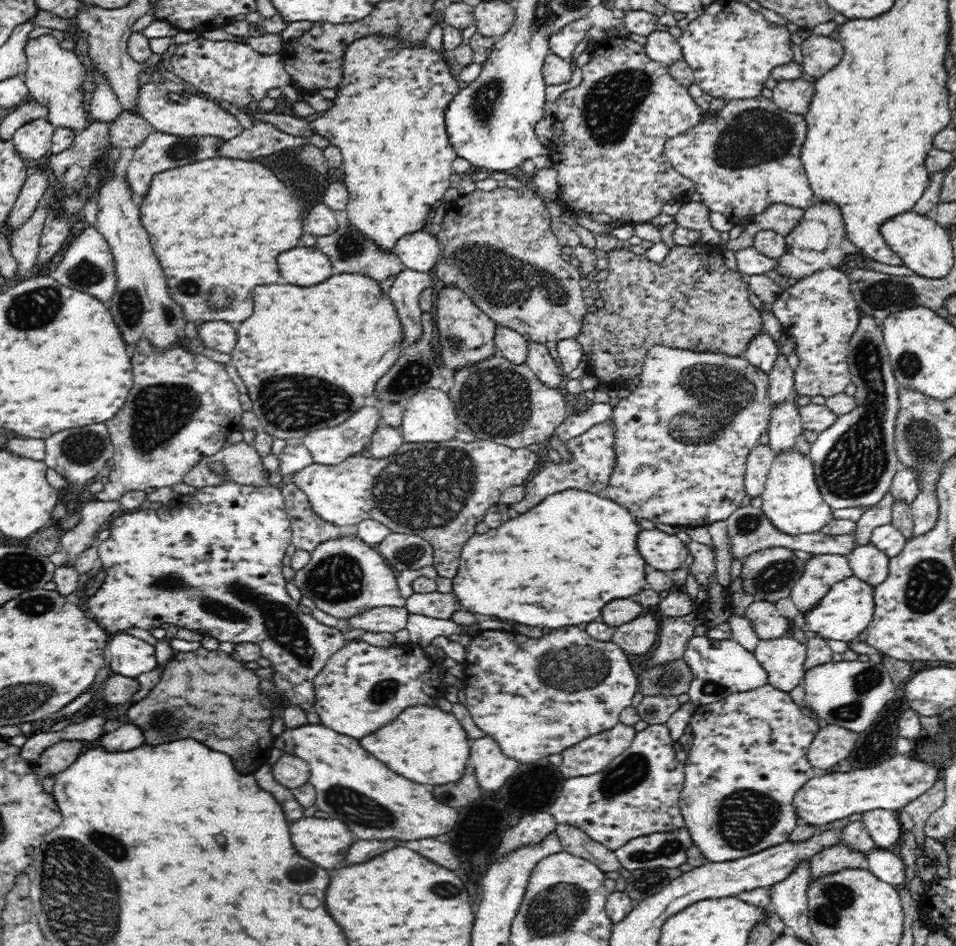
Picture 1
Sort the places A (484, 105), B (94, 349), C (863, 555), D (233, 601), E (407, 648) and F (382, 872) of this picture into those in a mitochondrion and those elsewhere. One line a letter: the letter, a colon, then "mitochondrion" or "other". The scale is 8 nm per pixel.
A: mitochondrion
B: other
C: other
D: mitochondrion
E: other
F: other

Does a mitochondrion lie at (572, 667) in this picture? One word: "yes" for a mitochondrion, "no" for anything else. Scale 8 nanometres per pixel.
yes

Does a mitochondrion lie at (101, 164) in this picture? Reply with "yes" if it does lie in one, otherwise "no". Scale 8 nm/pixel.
yes

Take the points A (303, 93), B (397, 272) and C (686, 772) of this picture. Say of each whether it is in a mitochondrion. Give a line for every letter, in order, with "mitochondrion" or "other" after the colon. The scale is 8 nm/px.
A: other
B: other
C: other

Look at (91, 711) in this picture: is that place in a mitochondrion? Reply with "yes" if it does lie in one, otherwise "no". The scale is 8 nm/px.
no

